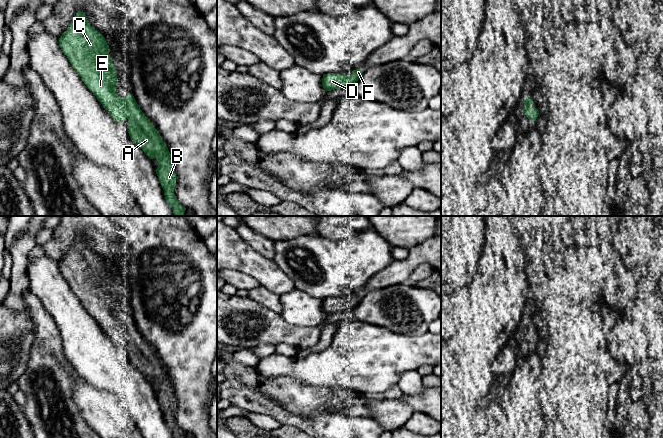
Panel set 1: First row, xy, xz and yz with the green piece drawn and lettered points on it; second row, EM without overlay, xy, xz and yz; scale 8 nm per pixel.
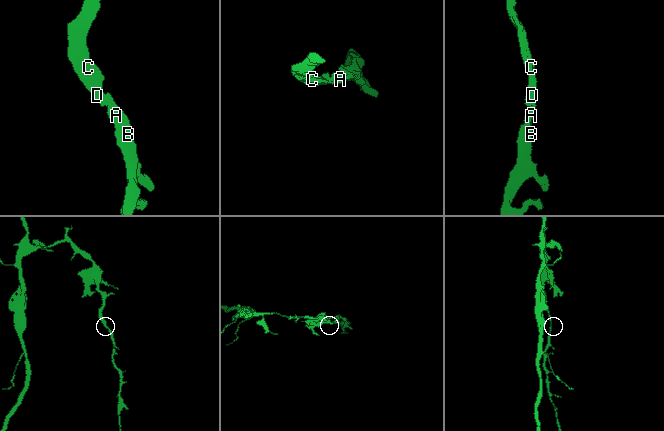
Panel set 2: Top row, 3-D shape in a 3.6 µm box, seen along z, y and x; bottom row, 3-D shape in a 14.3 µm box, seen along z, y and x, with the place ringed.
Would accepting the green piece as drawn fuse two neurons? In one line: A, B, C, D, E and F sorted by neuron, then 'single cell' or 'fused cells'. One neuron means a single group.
A B C D E F | single cell

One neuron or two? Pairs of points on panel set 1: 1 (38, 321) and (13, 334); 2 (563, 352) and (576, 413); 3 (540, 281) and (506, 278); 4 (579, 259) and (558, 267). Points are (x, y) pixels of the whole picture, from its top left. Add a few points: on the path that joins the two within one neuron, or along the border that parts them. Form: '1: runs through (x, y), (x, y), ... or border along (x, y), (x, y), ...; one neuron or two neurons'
1: border along (24, 308), (29, 314), (34, 331), (31, 348); two neurons
2: runs through (576, 367), (576, 398); one neuron
3: border along (523, 257), (529, 285); two neurons
4: border along (566, 254), (566, 264), (581, 279); two neurons

